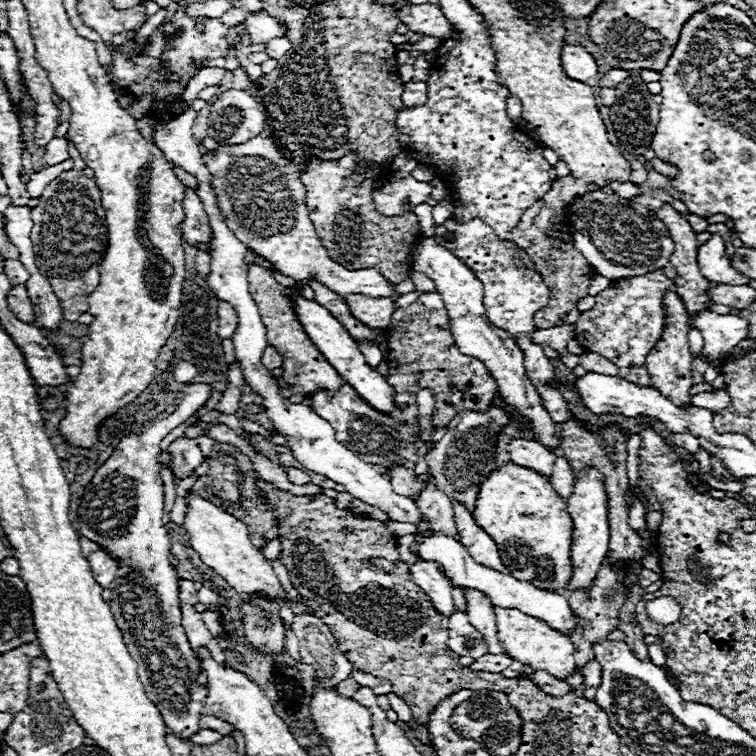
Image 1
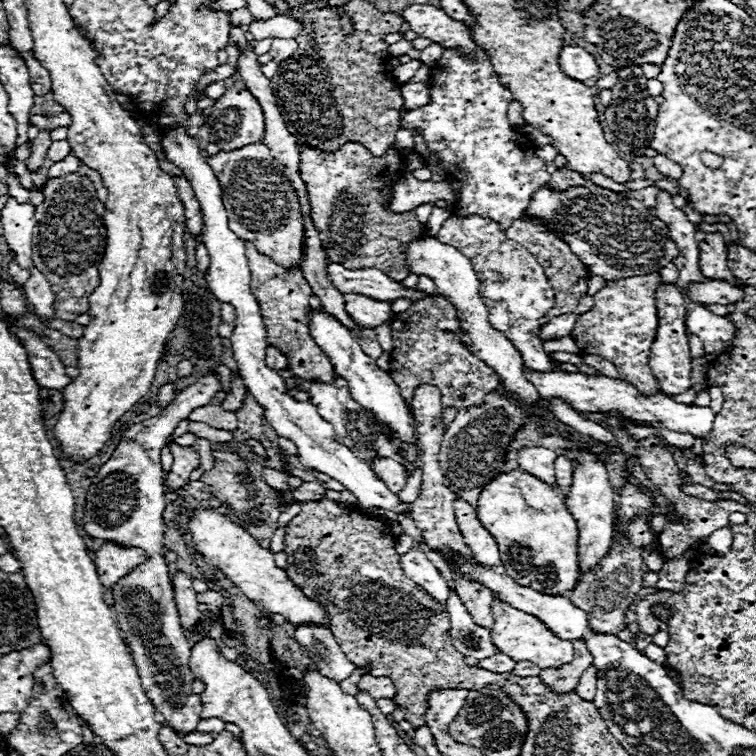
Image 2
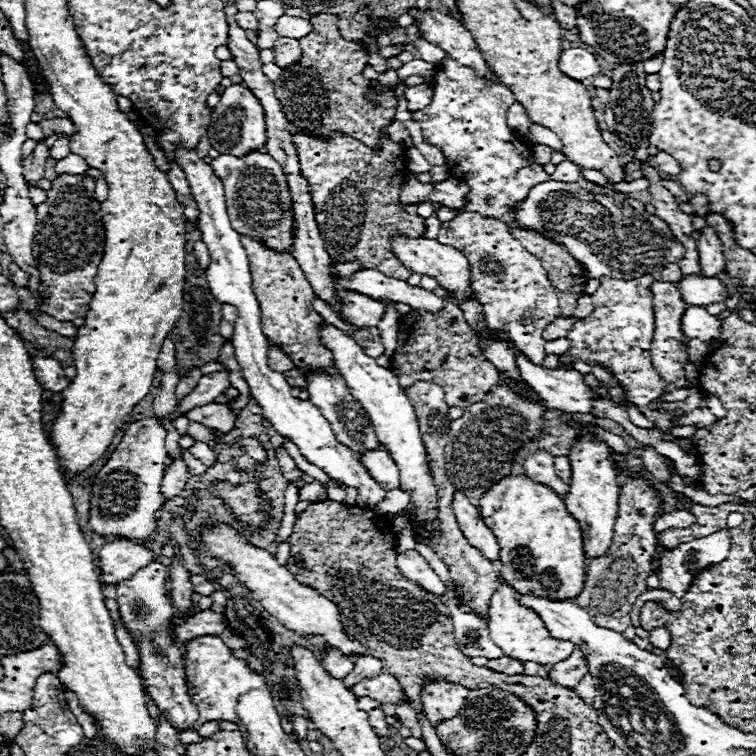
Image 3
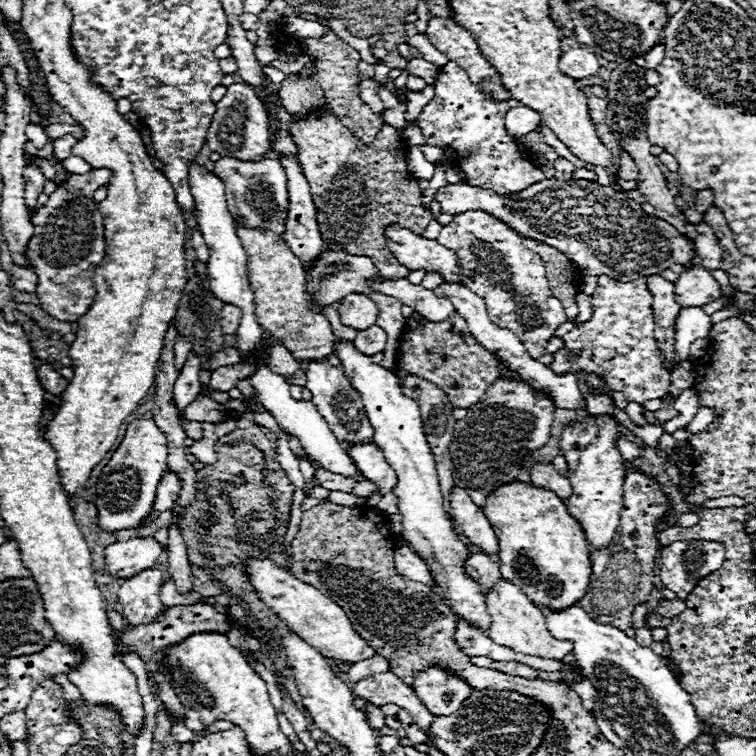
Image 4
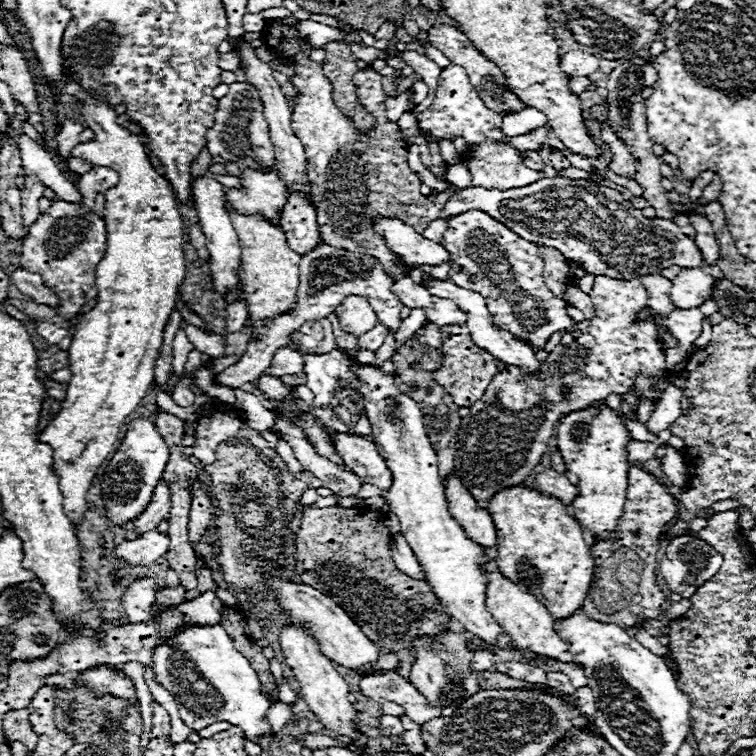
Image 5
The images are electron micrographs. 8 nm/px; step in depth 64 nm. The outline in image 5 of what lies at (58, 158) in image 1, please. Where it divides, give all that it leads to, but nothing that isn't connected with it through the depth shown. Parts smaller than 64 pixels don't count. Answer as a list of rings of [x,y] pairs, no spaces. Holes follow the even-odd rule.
[[[70,120],[62,124],[62,132],[56,136],[60,156],[68,158],[70,148],[74,148],[74,146],[78,144],[78,134],[80,134],[80,130],[82,130],[82,126],[80,126],[80,124],[74,124],[74,122],[70,122]]]

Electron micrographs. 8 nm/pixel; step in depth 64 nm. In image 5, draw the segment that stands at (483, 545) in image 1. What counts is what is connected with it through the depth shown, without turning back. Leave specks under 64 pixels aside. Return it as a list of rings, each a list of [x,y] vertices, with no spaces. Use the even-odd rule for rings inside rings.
[[[456,476],[446,482],[446,500],[452,518],[468,532],[468,536],[472,536],[472,540],[476,540],[476,544],[484,544],[486,548],[496,546],[496,528],[490,514],[476,504],[474,496]]]

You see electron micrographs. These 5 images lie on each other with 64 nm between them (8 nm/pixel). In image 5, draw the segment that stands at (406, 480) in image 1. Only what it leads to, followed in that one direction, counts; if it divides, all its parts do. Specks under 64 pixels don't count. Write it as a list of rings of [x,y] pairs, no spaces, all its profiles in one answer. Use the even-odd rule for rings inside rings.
[[[334,434],[334,444],[340,460],[364,482],[378,486],[380,490],[388,490],[392,486],[392,472],[388,470],[384,458],[378,454],[376,444],[362,436],[350,434]]]

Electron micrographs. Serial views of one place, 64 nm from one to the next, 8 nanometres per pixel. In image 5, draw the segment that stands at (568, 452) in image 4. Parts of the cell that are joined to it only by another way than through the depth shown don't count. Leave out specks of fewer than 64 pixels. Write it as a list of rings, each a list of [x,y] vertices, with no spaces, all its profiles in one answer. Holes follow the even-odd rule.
[[[588,406],[570,412],[556,428],[556,438],[558,450],[568,468],[566,476],[578,488],[578,496],[570,504],[574,510],[574,518],[588,532],[592,532],[594,538],[606,540],[608,536],[612,536],[612,528],[616,528],[626,500],[630,468],[630,462],[626,460],[626,444],[632,440],[630,432],[608,406]]]

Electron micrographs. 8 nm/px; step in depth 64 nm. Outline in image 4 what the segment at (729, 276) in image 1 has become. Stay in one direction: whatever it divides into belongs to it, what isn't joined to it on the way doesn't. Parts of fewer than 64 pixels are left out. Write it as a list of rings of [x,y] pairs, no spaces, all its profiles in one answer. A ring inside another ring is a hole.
[[[698,224],[698,236],[694,238],[694,248],[702,268],[718,270],[722,264],[722,248],[714,236],[714,230],[708,224]]]

